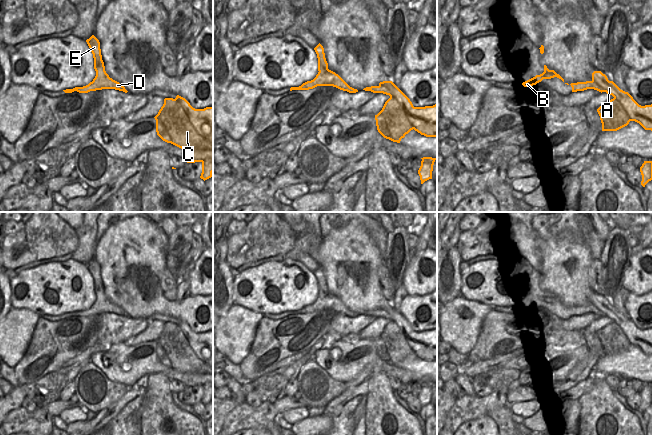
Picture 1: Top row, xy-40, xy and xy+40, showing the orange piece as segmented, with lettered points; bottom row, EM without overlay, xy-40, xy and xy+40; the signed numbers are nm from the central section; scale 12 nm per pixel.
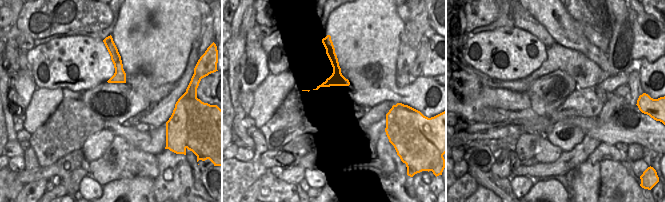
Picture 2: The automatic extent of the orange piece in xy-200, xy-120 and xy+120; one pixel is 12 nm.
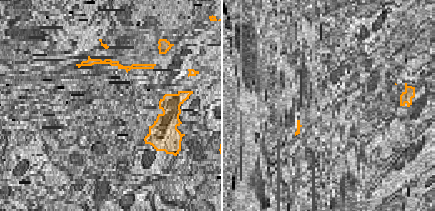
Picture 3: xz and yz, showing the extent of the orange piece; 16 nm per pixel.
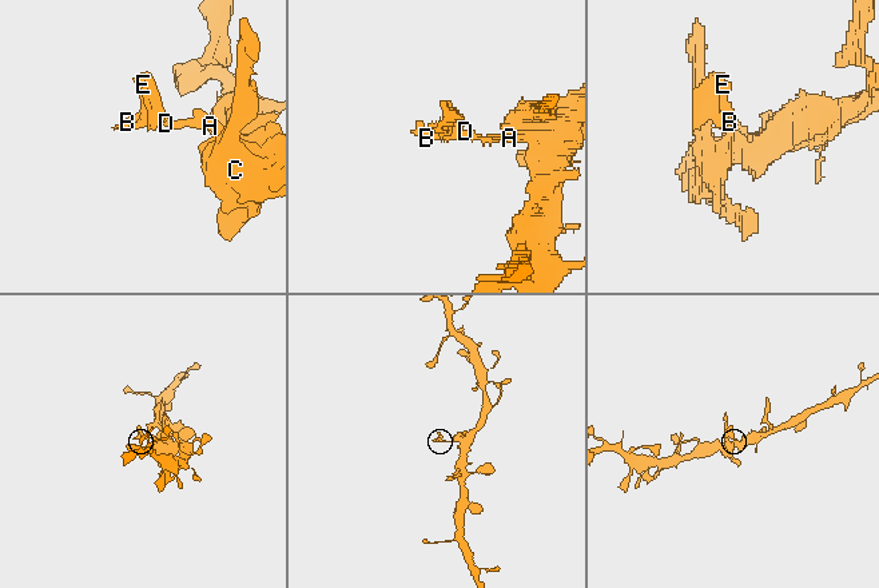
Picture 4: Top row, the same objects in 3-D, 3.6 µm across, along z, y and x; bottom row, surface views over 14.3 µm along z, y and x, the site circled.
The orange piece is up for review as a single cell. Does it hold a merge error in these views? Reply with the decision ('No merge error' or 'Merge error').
Merge error.

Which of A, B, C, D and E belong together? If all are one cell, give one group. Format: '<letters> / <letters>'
A C / B D E

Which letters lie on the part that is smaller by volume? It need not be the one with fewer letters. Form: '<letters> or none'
B, D, E.

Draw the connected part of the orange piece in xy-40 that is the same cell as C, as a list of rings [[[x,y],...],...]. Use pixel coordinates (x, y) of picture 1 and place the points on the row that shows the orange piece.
[[[177,95],[175,99],[165,98],[163,106],[154,118],[157,135],[167,143],[186,149],[188,155],[183,160],[187,163],[201,162],[200,178],[204,181],[211,178],[213,173],[213,106],[195,109],[185,98]]]

